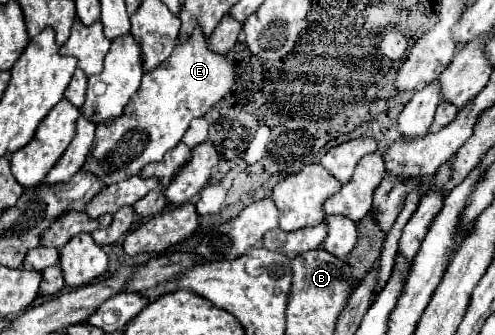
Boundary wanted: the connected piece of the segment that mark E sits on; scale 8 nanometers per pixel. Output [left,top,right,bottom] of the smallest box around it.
[83,27,235,185]

